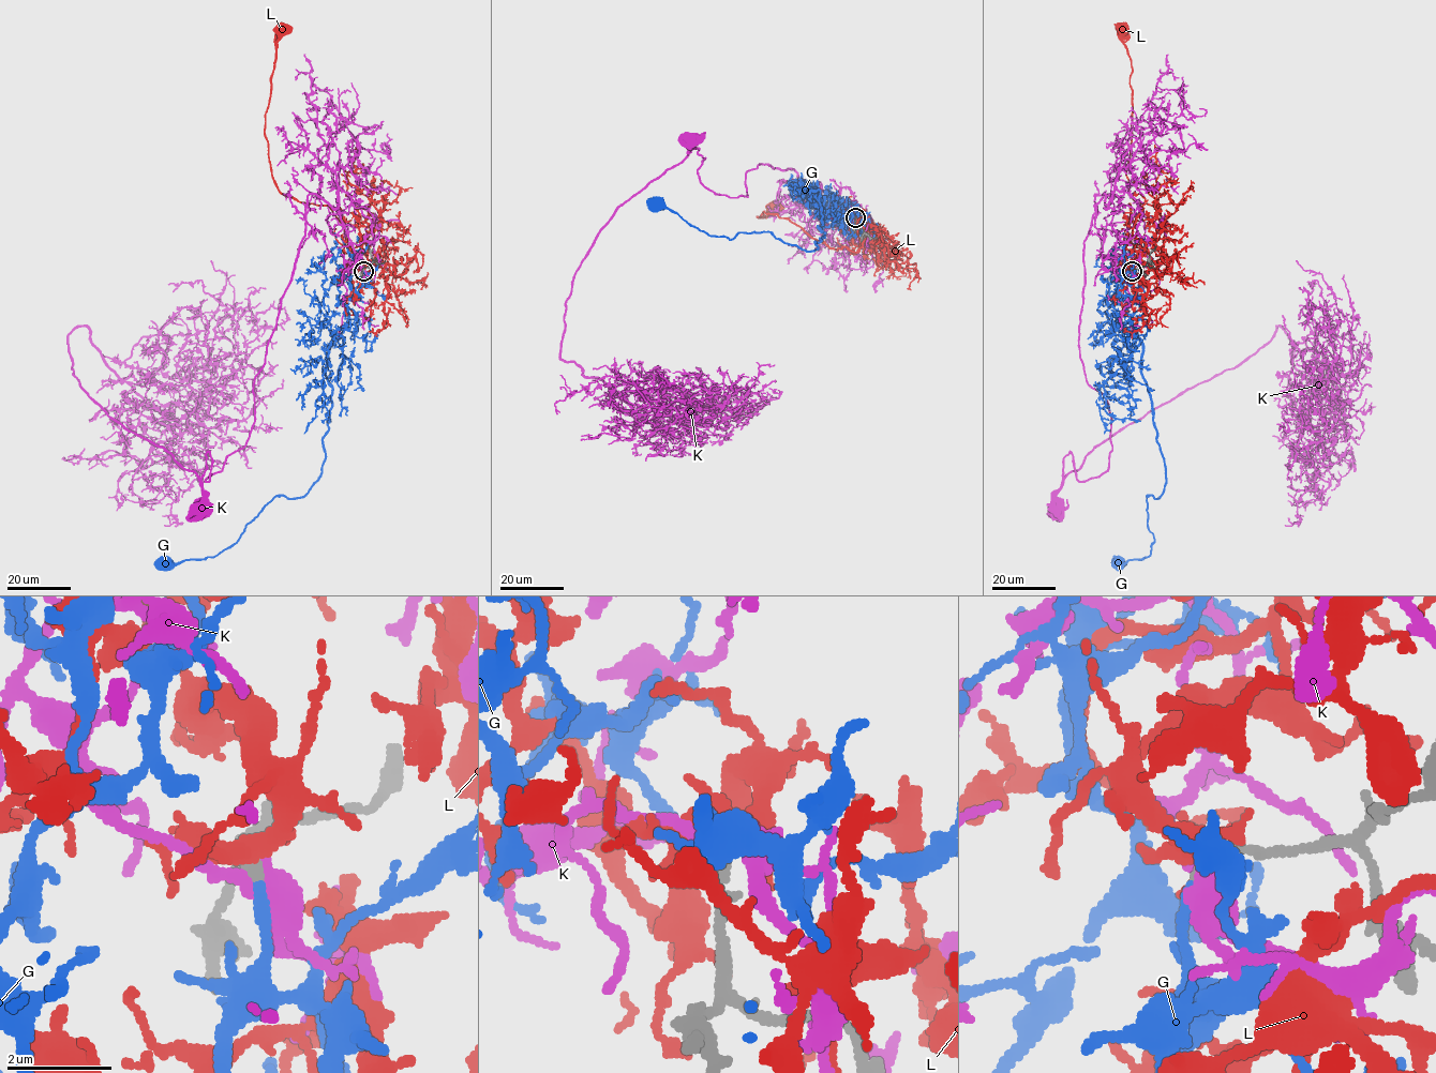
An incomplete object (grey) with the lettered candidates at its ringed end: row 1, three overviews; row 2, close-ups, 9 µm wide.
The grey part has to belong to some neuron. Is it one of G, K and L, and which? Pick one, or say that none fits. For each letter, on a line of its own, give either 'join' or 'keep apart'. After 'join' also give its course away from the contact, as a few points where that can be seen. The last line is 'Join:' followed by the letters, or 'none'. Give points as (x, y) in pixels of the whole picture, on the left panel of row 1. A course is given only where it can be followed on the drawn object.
G: join; it runs (363, 271), (328, 352), (322, 475), (301, 497), (274, 496), (213, 557), (165, 562)
K: keep apart
L: keep apart
Join: G

